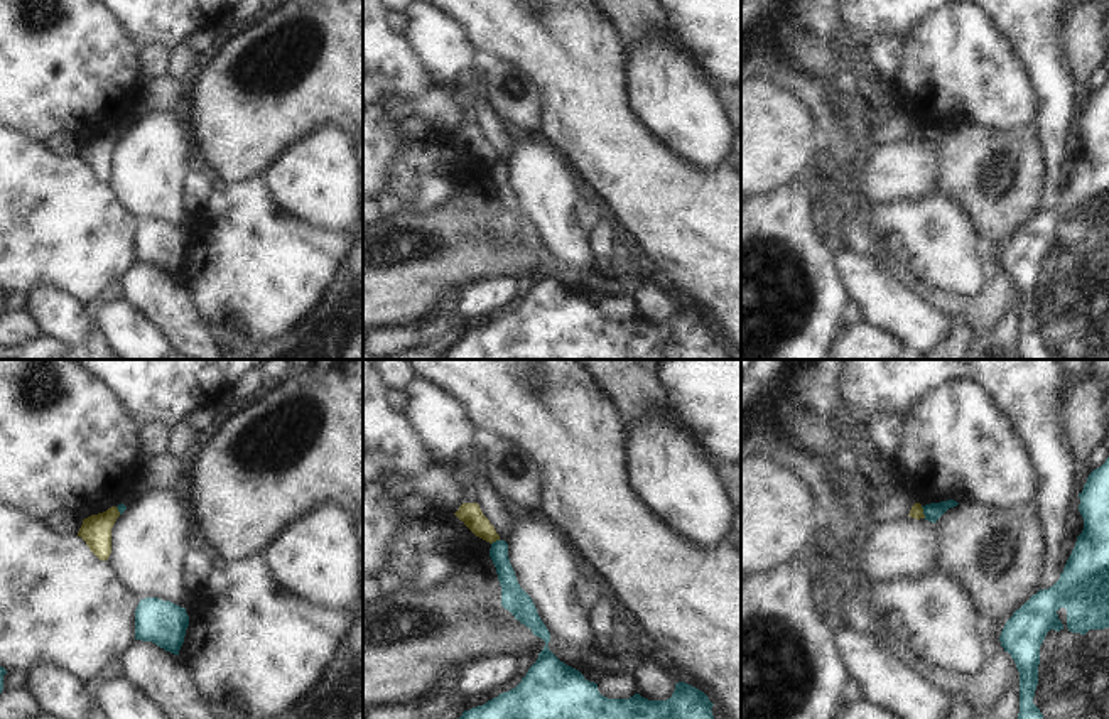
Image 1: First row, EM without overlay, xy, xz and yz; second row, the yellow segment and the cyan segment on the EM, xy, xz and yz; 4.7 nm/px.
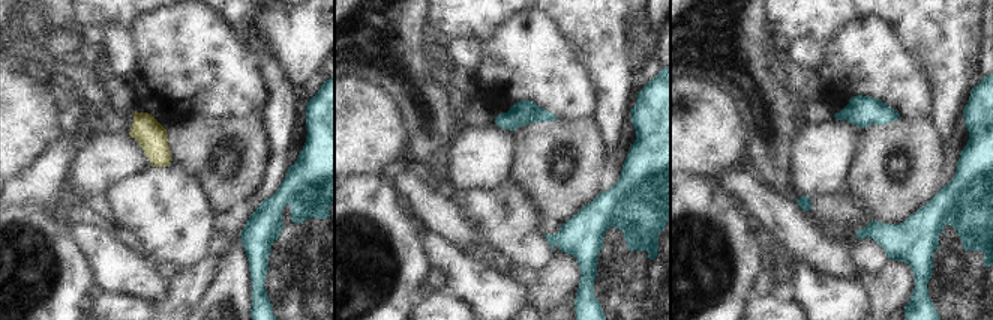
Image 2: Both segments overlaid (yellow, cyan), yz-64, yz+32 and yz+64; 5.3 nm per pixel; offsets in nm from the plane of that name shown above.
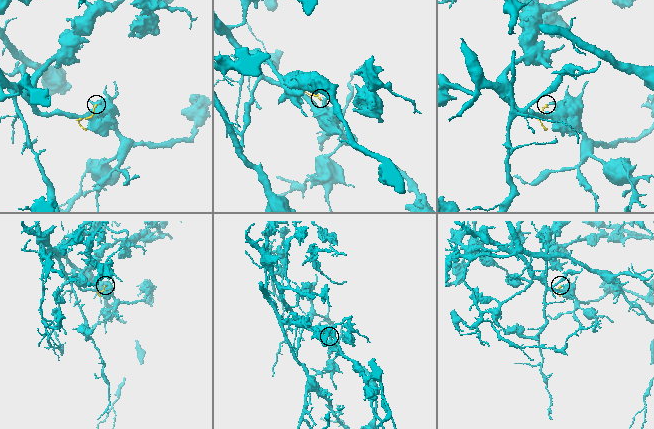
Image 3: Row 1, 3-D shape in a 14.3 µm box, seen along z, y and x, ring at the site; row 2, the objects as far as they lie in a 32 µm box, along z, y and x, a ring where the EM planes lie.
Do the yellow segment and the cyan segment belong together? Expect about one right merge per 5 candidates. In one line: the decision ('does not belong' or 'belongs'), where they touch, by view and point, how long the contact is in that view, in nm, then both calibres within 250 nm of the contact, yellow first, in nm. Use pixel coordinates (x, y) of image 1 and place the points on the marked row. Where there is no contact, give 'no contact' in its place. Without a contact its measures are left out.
does not belong; meets yellow in yz at (922, 512); contact 60 nm long; 60 nm thick on the yellow side, 90 nm on the other

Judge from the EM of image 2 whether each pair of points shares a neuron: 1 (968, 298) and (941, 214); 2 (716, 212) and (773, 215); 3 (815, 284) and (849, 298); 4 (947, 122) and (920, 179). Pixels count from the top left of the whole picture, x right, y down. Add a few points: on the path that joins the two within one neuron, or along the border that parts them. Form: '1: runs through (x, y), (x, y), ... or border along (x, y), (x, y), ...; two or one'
1: runs through (968, 277), (968, 241), (962, 235); one
2: border along (713, 176), (735, 203); two
3: runs through (824, 293), (828, 298), (840, 298); one
4: border along (930, 119), (942, 140); two

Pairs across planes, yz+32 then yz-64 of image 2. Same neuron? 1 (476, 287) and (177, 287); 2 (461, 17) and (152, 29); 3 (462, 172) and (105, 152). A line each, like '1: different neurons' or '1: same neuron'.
1: different neurons
2: different neurons
3: same neuron

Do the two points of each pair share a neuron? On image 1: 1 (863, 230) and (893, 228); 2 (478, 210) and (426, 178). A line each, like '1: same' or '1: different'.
1: different
2: different

